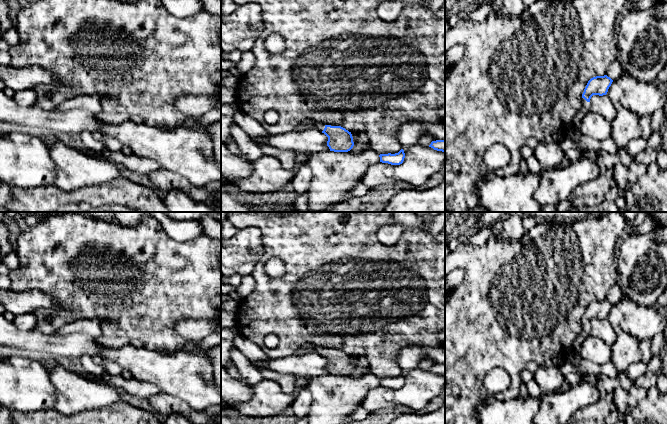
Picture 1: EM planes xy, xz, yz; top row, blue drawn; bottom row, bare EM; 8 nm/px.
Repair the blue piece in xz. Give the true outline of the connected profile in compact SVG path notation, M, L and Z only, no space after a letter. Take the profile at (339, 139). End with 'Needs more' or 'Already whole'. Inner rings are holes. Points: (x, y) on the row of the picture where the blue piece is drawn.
M308 119L294 126L294 130L297 131L309 129L316 129L328 137L327 146L330 151L348 152L354 146L351 132L341 126L325 125L323 123L310 121Z. Needs more

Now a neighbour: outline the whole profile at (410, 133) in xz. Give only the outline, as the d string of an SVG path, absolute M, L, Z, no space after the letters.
M407 122L398 128L396 136L402 149L418 144L426 136L433 141L445 140L445 123Z

